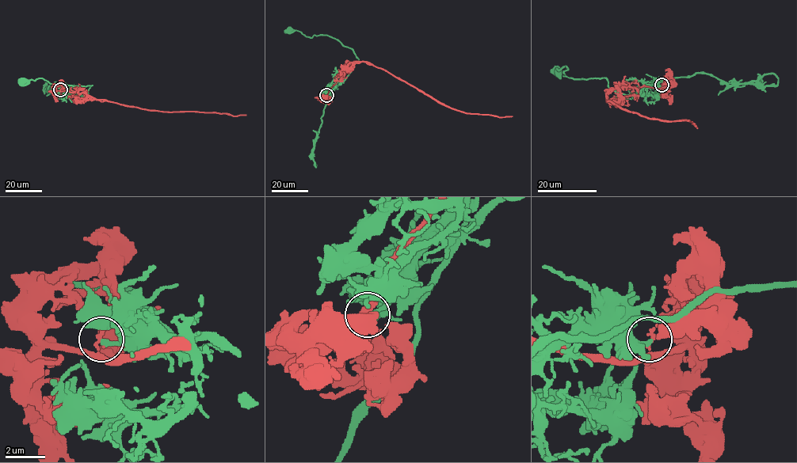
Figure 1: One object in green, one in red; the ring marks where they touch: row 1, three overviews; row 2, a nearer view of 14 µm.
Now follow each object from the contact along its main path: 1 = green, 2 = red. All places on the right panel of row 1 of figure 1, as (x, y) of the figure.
1: (661, 85), (649, 85), (635, 94), (625, 95), (610, 88), (605, 78), (565, 77), (566, 66), (554, 70)
2: (661, 85), (660, 88), (607, 90), (606, 100), (648, 118), (688, 120), (695, 126)

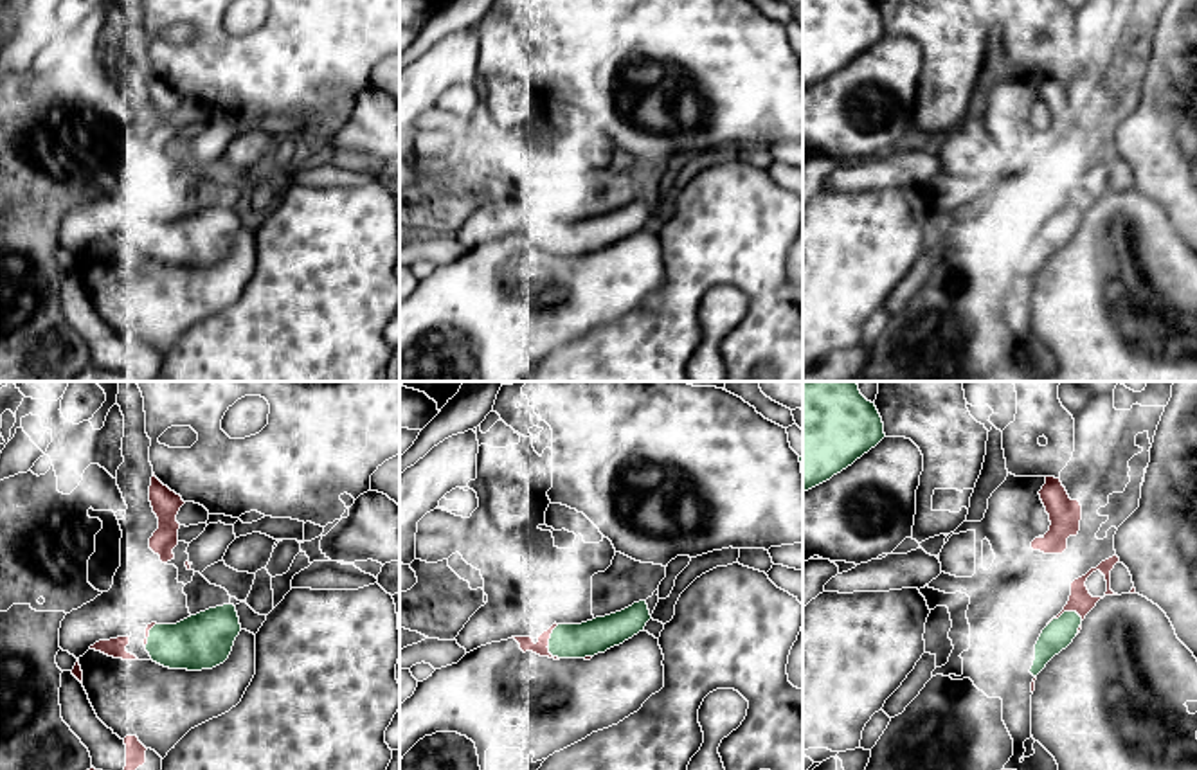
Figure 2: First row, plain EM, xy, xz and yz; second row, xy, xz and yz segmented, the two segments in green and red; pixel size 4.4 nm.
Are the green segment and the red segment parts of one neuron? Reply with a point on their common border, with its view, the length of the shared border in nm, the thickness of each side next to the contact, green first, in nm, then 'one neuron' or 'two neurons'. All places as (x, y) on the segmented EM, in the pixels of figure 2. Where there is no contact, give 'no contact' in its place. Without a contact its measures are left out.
xz (549, 643) | 160 nm | 160/70 nm | two neurons

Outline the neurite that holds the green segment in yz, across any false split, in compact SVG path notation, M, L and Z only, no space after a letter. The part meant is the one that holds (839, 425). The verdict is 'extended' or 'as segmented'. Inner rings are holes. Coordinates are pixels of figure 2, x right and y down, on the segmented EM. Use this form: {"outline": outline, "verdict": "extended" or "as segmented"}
{"outline": "M803 381L803 491L830 480L875 448L884 437L882 417L875 403L860 394L857 381Z", "verdict": "as segmented"}

